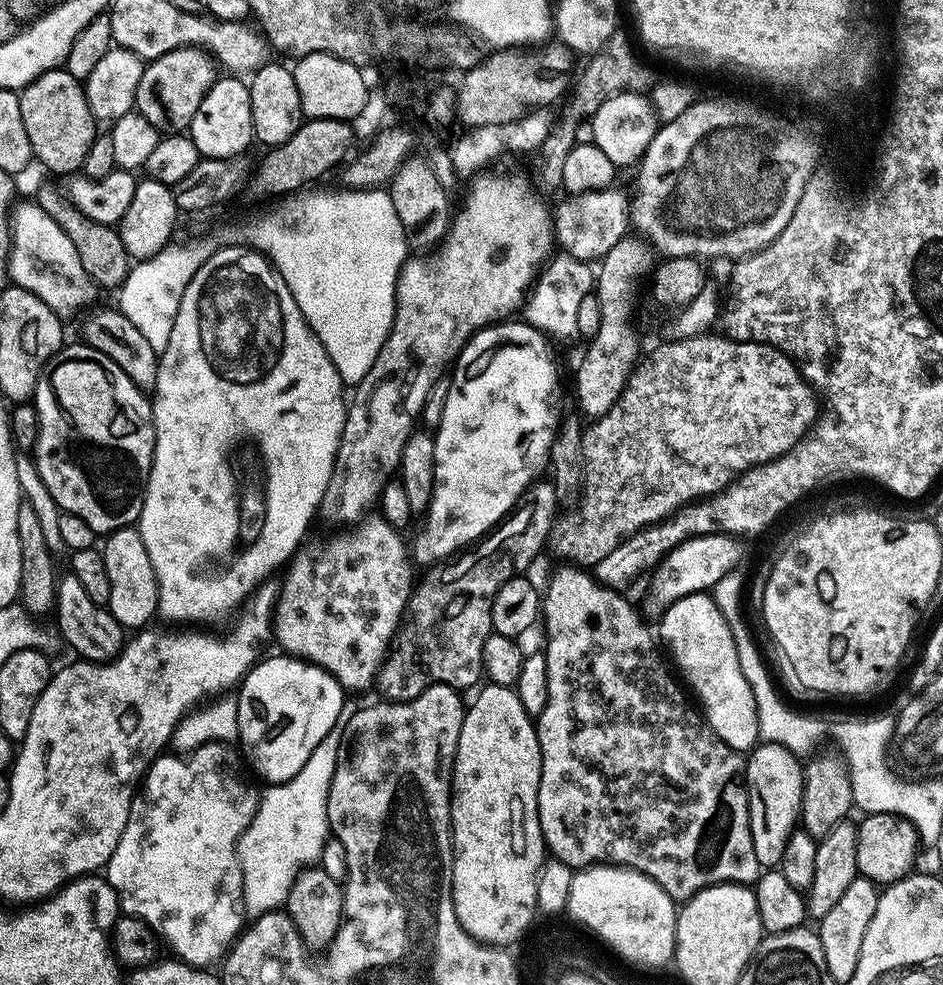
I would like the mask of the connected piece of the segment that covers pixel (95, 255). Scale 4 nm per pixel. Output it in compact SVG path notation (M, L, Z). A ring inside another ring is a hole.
M52 184L42 185L37 190L34 200L42 210L46 210L46 214L50 214L50 218L54 218L54 222L58 222L58 226L62 226L66 238L74 242L78 258L82 262L82 270L86 270L89 278L96 283L97 289L119 289L128 277L130 267L130 257L119 231L111 224L95 224L90 218L86 218L86 214L78 211L68 200L67 195L61 189L59 192Z

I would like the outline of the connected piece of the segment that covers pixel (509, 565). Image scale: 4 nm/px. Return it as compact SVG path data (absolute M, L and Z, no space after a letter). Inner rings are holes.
M544 478L537 479L535 484L525 487L524 494L519 497L518 507L515 509L517 512L513 511L507 517L508 521L505 519L503 523L483 537L475 547L468 550L473 550L473 552L465 551L459 558L448 562L450 564L445 563L443 566L433 567L436 569L426 573L424 581L421 584L419 581L413 587L412 596L404 608L404 619L401 620L400 627L396 629L396 634L392 637L384 664L378 670L374 681L375 691L380 691L385 701L401 704L407 700L413 700L418 698L418 694L422 694L435 684L449 684L451 688L465 690L464 688L472 687L475 689L481 683L485 675L484 647L488 636L493 633L492 607L495 596L506 582L527 573L527 568L535 562L536 555L543 550L544 543L547 542L548 535L552 532L552 519L556 516L556 508L558 509L558 501L555 484Z

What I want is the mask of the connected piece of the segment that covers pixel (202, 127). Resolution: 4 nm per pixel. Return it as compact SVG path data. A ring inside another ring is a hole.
M232 74L218 78L210 86L206 98L202 98L202 106L198 106L198 114L194 114L190 129L190 137L194 142L194 146L199 150L201 157L230 158L238 155L240 152L249 151L250 146L248 146L248 143L253 143L254 140L252 119L250 118L250 90L248 89L248 84L240 80L243 79L237 78Z

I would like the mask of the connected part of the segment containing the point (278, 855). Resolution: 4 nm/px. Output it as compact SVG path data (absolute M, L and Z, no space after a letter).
M334 726L330 734L326 734L318 746L314 746L314 754L306 758L306 766L302 766L294 778L281 784L268 784L263 789L258 810L248 829L240 836L236 853L240 856L240 868L244 872L244 907L253 917L283 909L287 905L290 886L294 886L300 872L319 861L324 843L330 839L328 791L338 762L340 733L341 729Z

